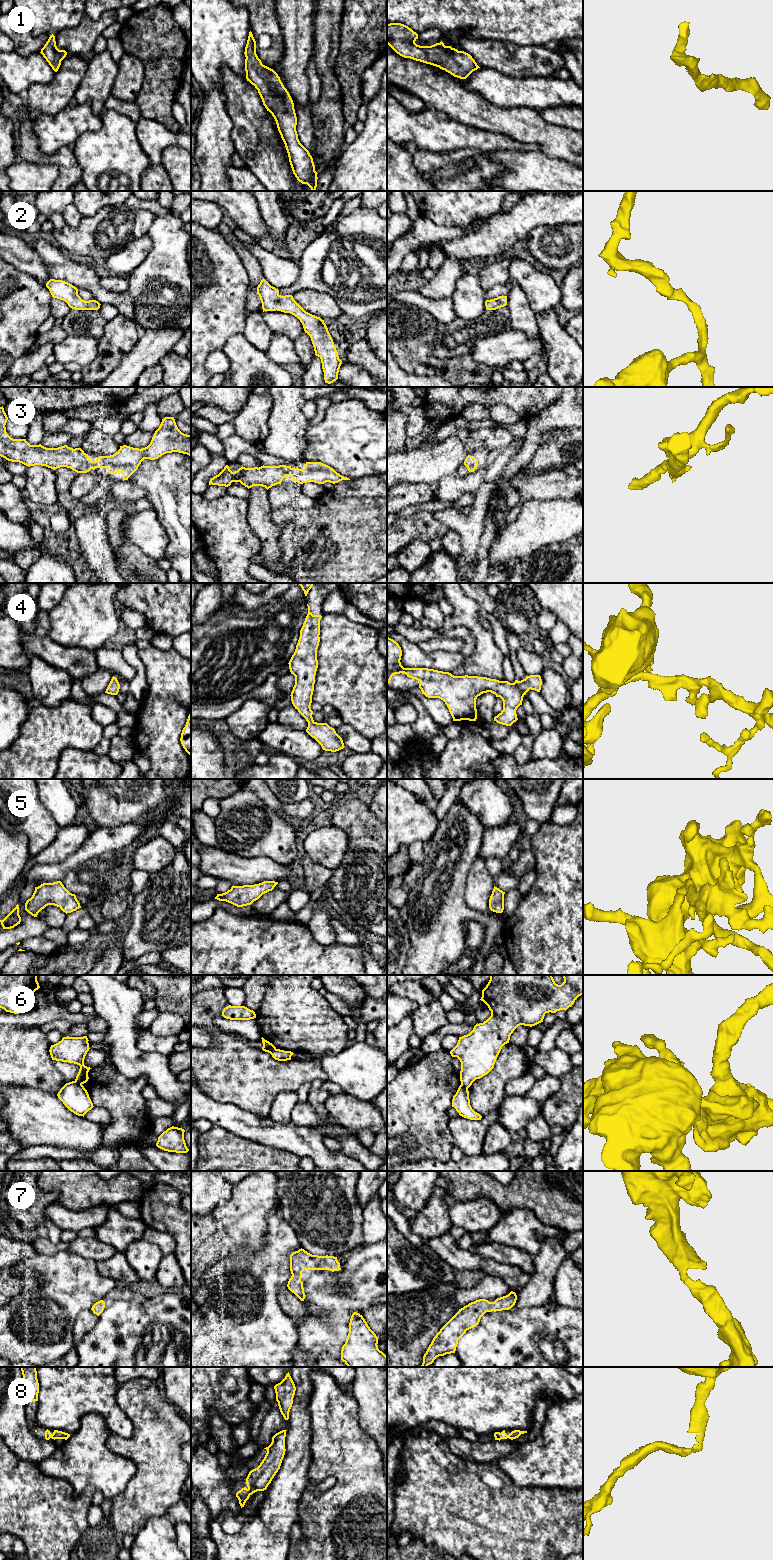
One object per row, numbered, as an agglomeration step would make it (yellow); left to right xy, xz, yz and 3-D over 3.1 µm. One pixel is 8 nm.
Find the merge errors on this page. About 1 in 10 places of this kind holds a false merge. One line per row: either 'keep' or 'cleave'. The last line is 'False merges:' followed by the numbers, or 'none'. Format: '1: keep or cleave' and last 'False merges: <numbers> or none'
1: keep
2: keep
3: keep
4: keep
5: keep
6: cleave
7: keep
8: keep
False merges: 6

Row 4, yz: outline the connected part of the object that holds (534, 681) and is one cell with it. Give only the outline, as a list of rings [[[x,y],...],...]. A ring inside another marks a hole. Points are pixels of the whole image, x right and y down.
[[[387,637],[387,682],[395,674],[404,673],[420,682],[419,688],[428,698],[439,698],[445,702],[453,721],[476,721],[476,699],[491,692],[503,701],[503,710],[494,717],[499,724],[511,726],[518,720],[516,710],[523,697],[531,689],[540,692],[540,675],[526,676],[514,683],[478,676],[454,676],[449,672],[428,668],[404,668],[401,665],[402,650],[399,644]]]

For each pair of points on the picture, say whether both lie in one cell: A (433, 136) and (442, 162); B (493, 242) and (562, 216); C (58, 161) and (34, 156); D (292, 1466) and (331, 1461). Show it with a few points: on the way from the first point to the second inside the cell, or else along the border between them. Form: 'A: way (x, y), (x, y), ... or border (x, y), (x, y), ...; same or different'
A: border (428, 150), (449, 153); different
B: way (510, 228), (525, 216), (545, 216); same
C: way (52, 159), (40, 157); same
D: border (312, 1441), (312, 1462), (305, 1487); different

